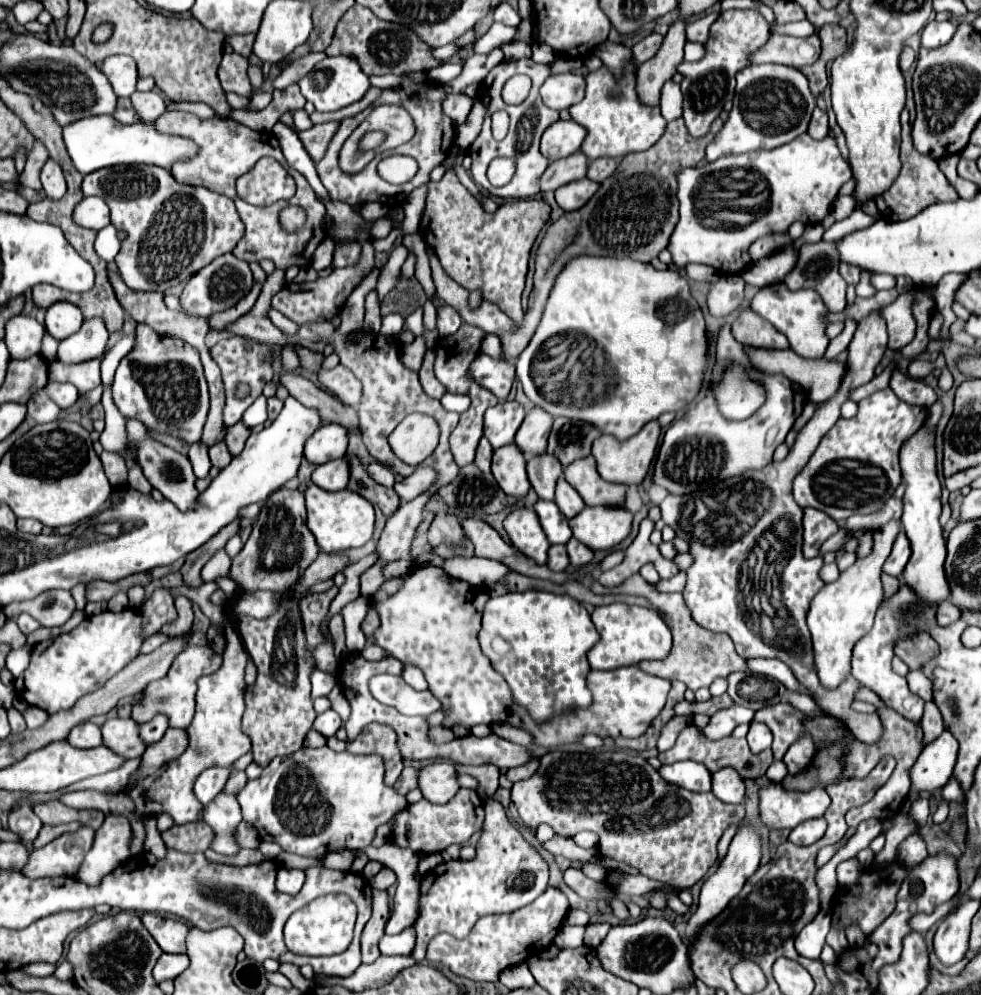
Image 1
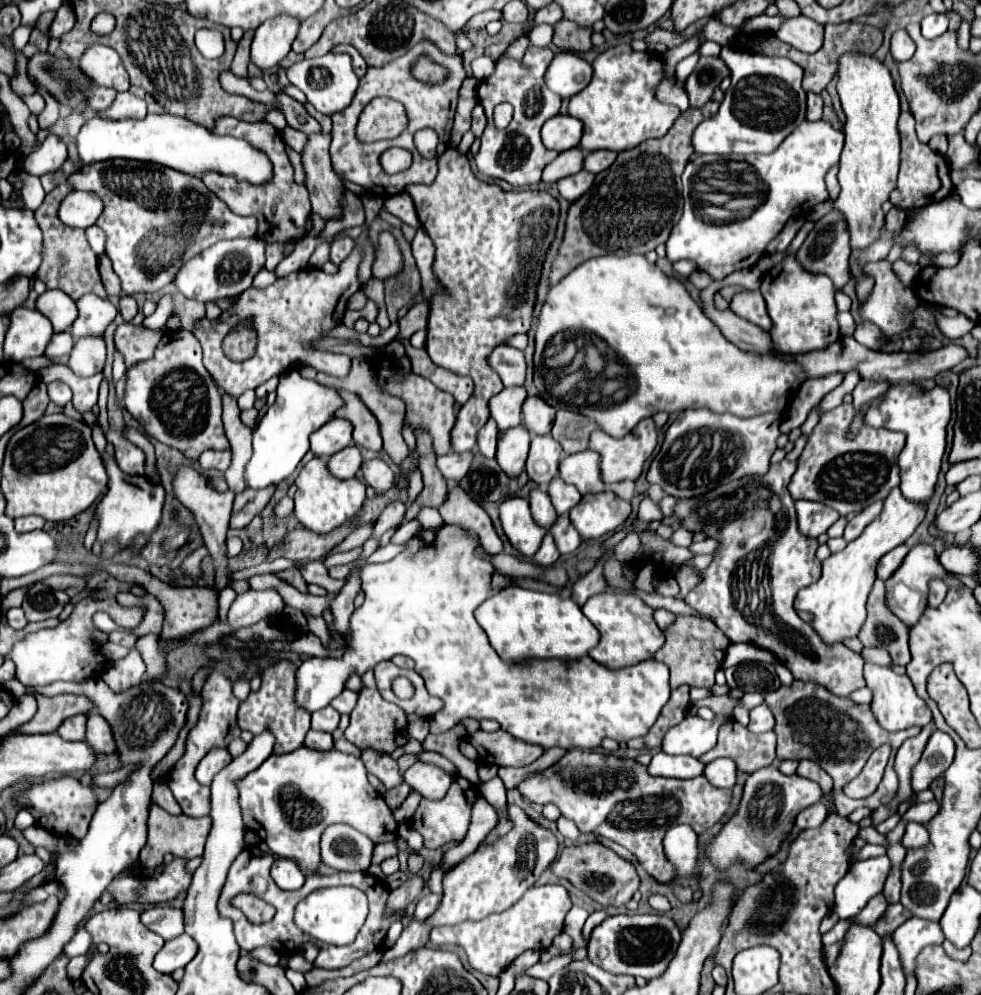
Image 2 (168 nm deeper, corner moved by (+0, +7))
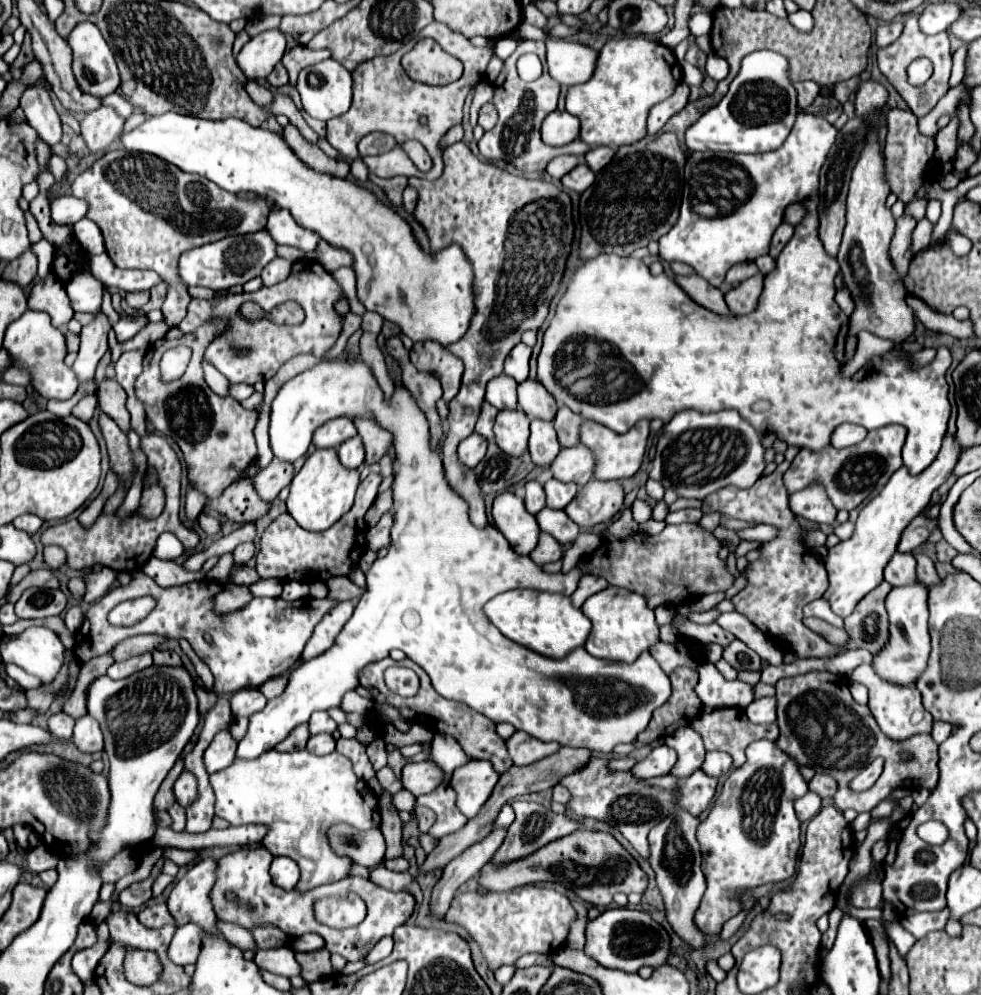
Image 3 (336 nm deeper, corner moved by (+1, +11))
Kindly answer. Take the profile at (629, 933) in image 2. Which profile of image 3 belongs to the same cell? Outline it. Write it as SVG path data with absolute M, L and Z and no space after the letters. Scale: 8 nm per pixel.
M615 907L603 911L597 919L589 921L585 927L585 953L593 957L603 967L621 969L635 973L639 967L663 965L669 955L669 935L667 931L651 919L649 913L629 907Z

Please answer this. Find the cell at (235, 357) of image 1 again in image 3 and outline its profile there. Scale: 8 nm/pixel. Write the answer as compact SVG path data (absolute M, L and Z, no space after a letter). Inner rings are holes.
M299 259L293 263L293 271L291 275L273 285L273 287L261 287L255 293L227 293L227 295L217 295L209 301L209 309L207 309L207 299L191 299L189 309L185 319L179 323L181 331L195 331L197 327L201 327L207 319L211 317L229 317L233 329L227 331L225 335L221 335L219 339L215 339L207 351L205 351L205 359L215 365L227 379L229 383L247 383L247 385L255 385L257 381L265 379L265 373L269 377L273 377L279 367L289 361L295 355L301 353L313 353L317 359L323 359L325 351L329 347L333 347L333 343L337 341L339 333L341 333L341 317L333 311L333 303L343 295L339 283L333 279L331 273L327 273L319 261L313 259ZM245 301L253 301L257 305L263 305L269 309L273 309L277 303L283 301L299 301L301 307L305 309L305 321L301 325L275 325L269 323L267 319L257 319L257 321L249 321L241 315L241 305Z

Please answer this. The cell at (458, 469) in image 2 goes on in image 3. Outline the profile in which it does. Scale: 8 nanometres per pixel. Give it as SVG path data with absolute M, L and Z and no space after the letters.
M471 433L465 441L461 441L459 445L459 459L461 463L465 463L467 467L475 467L483 457L485 457L485 451L487 451L487 439L481 439L481 435L477 433Z

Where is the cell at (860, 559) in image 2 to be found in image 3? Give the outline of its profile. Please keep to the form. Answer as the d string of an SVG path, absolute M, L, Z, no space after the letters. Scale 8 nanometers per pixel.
M945 435L937 459L925 471L921 471L921 475L909 475L907 467L897 469L883 491L859 511L853 535L829 549L829 557L825 561L825 567L829 571L829 589L823 597L831 603L835 615L843 619L851 615L855 605L883 581L883 569L897 551L903 529L927 507L931 493L951 477L961 451L963 447L955 441L955 437Z

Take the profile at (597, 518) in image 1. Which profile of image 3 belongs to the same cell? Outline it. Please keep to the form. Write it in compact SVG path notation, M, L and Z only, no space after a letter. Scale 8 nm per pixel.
M591 479L579 489L577 499L565 507L565 513L581 527L591 529L599 523L613 519L623 507L623 487L619 481L597 481Z

